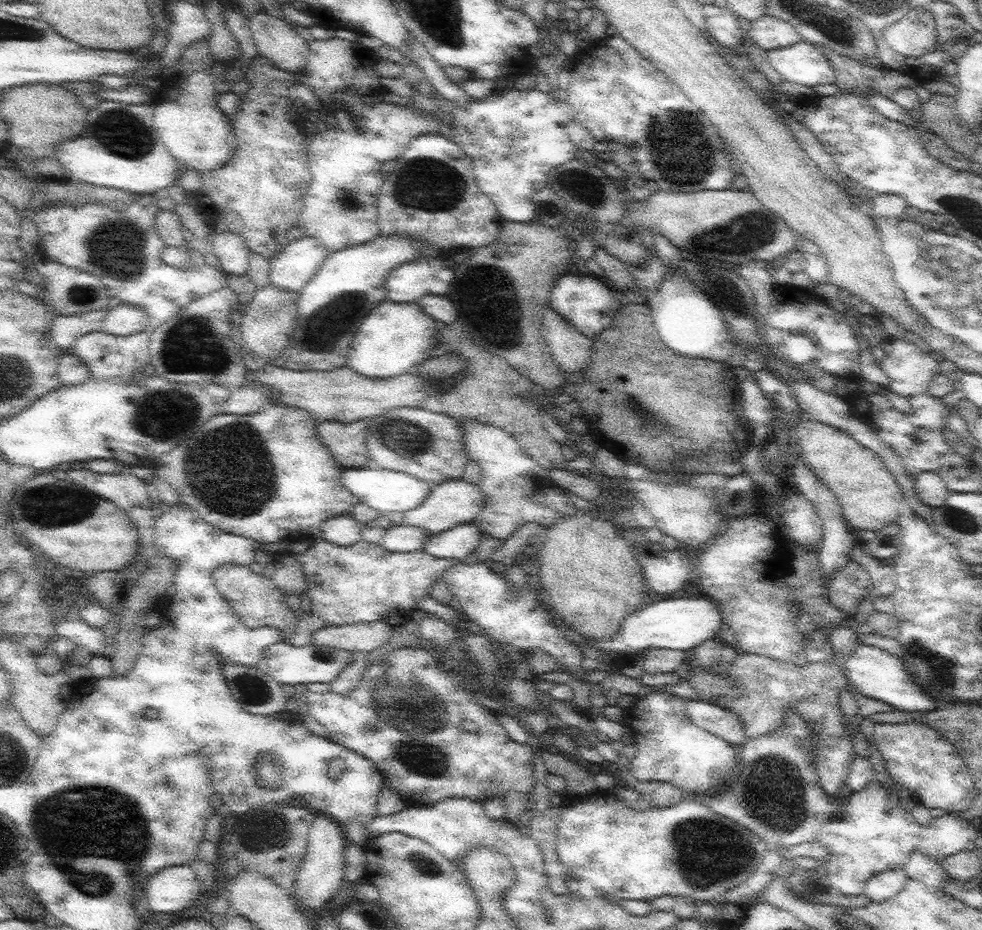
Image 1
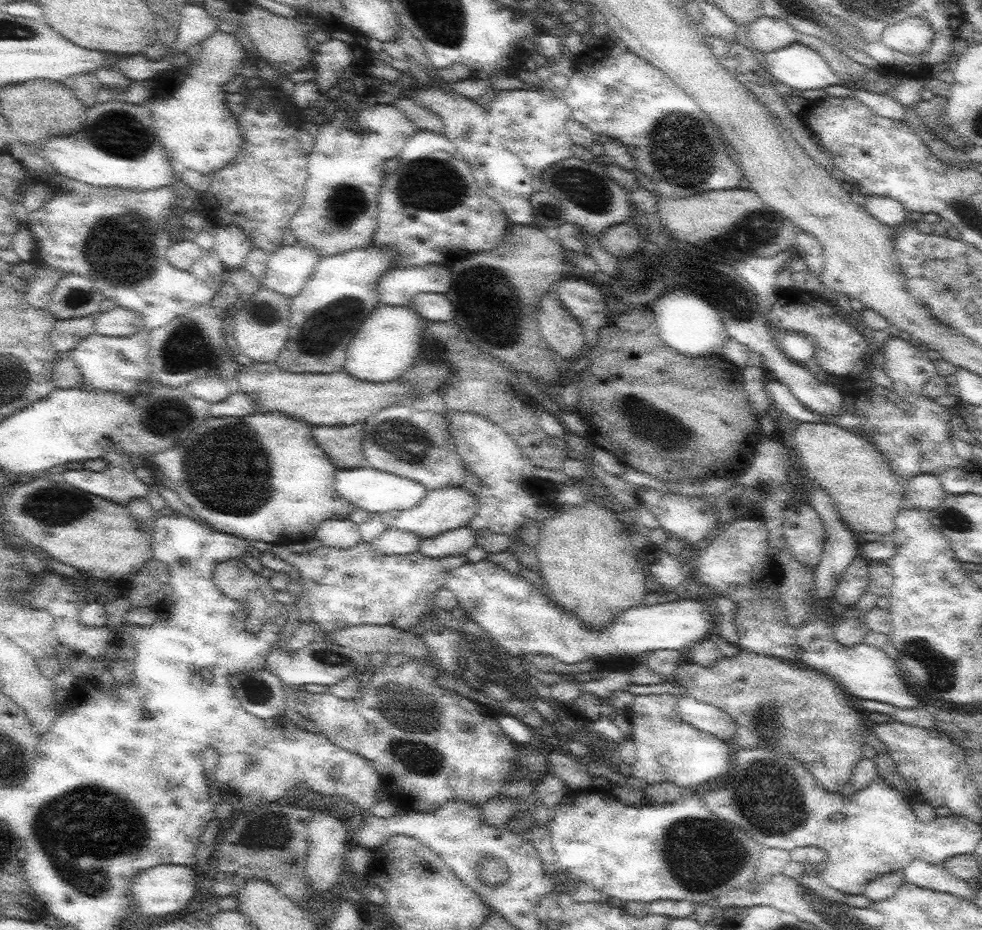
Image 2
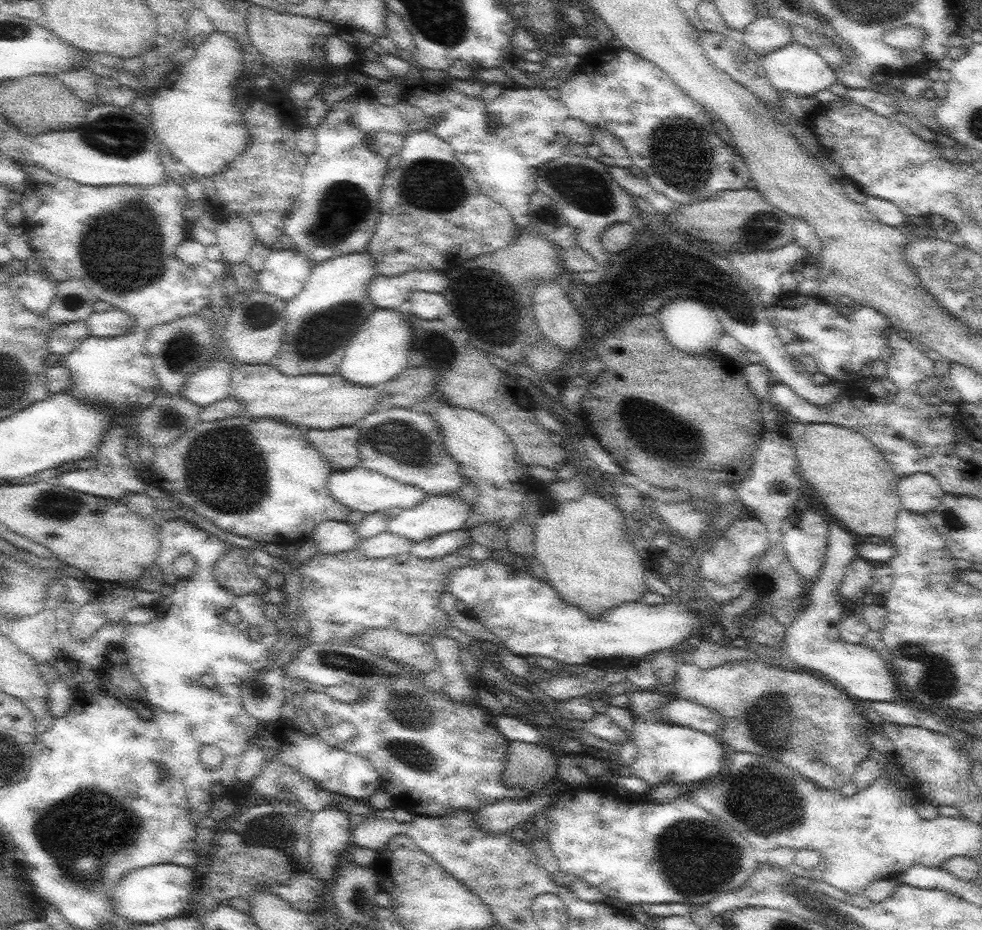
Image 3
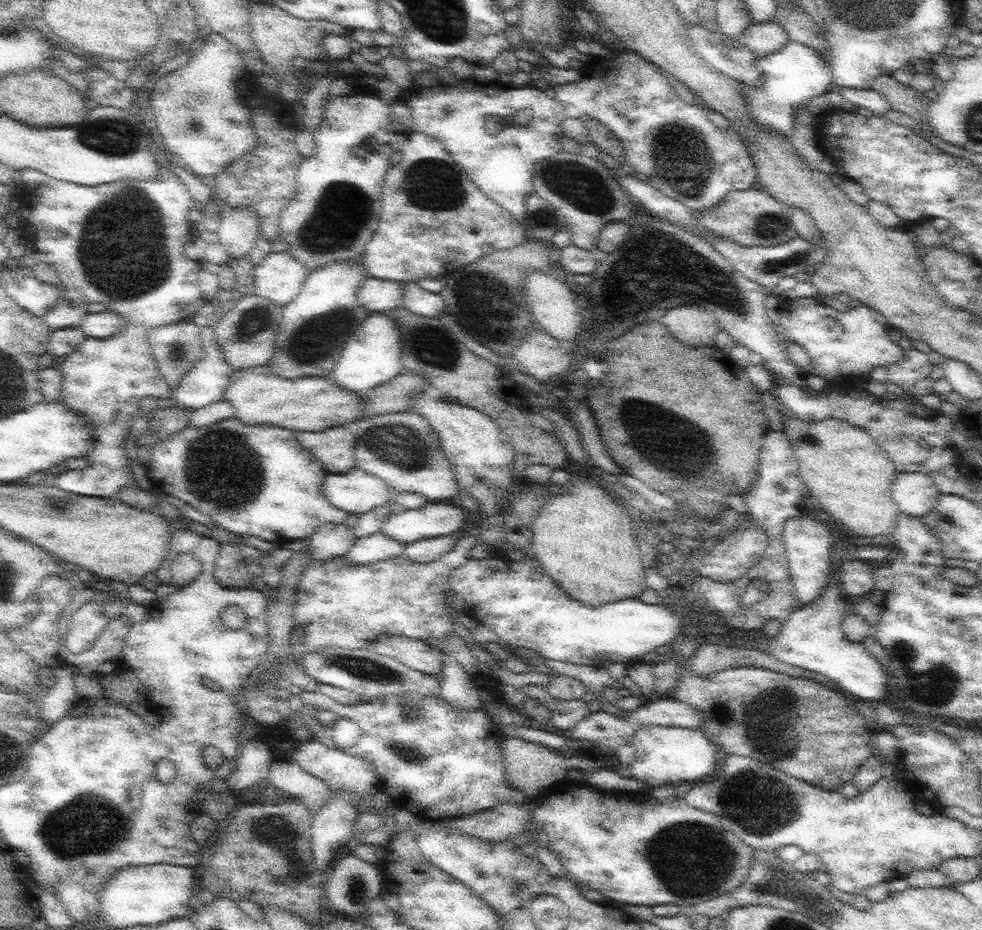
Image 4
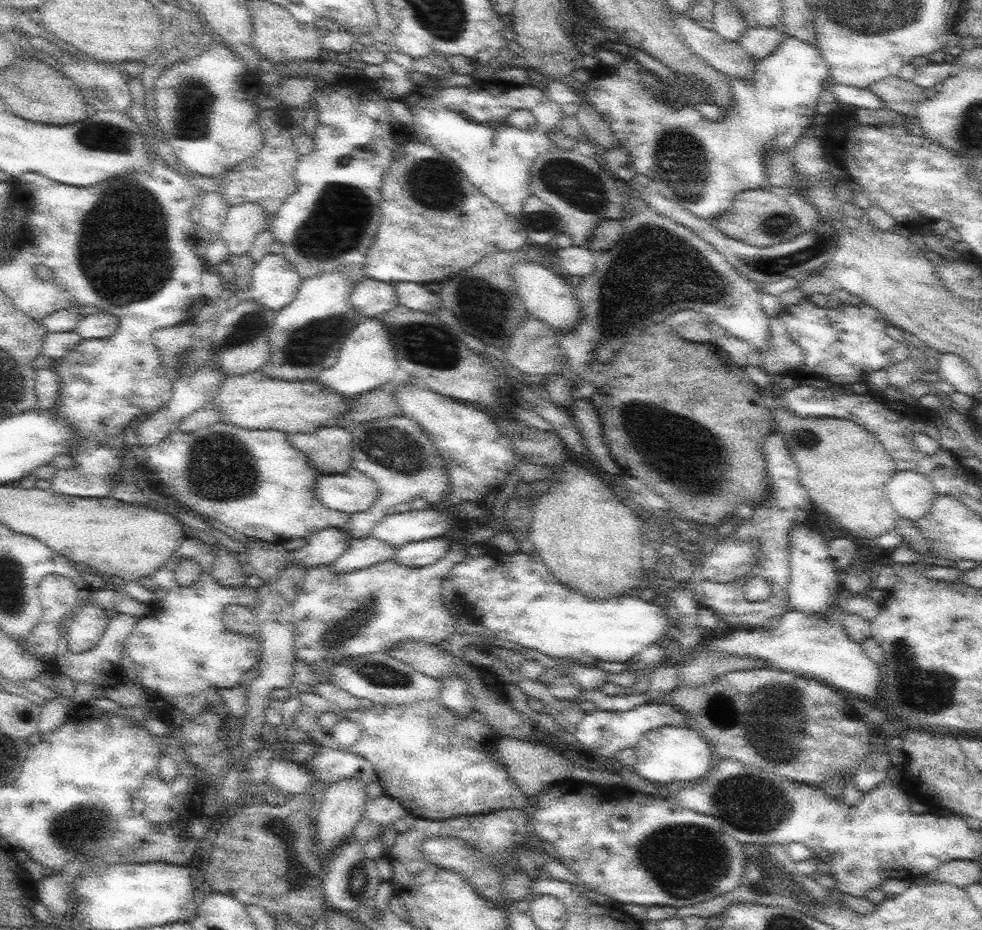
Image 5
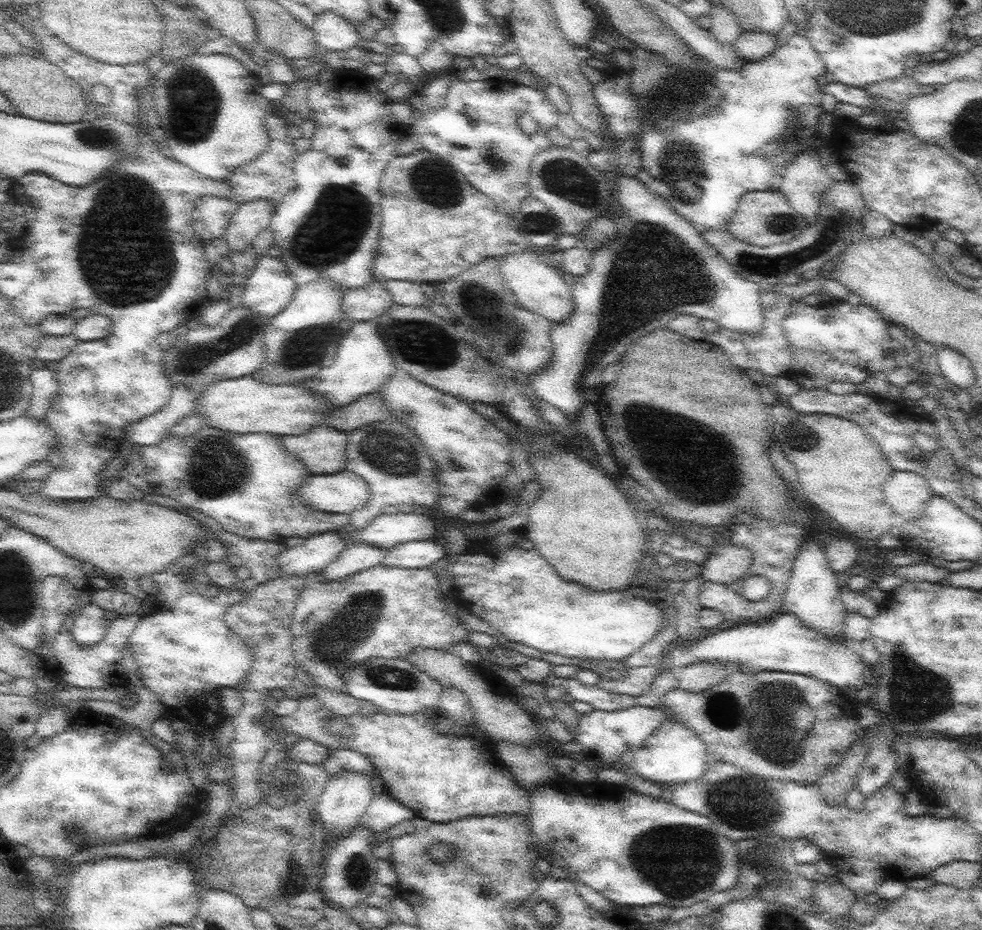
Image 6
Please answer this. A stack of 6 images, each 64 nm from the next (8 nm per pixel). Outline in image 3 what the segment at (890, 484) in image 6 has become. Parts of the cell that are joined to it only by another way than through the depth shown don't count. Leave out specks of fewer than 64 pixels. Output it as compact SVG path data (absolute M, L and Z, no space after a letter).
M911 474L903 476L897 482L897 496L903 510L911 514L929 514L935 510L943 498L943 490L939 482L931 474Z

